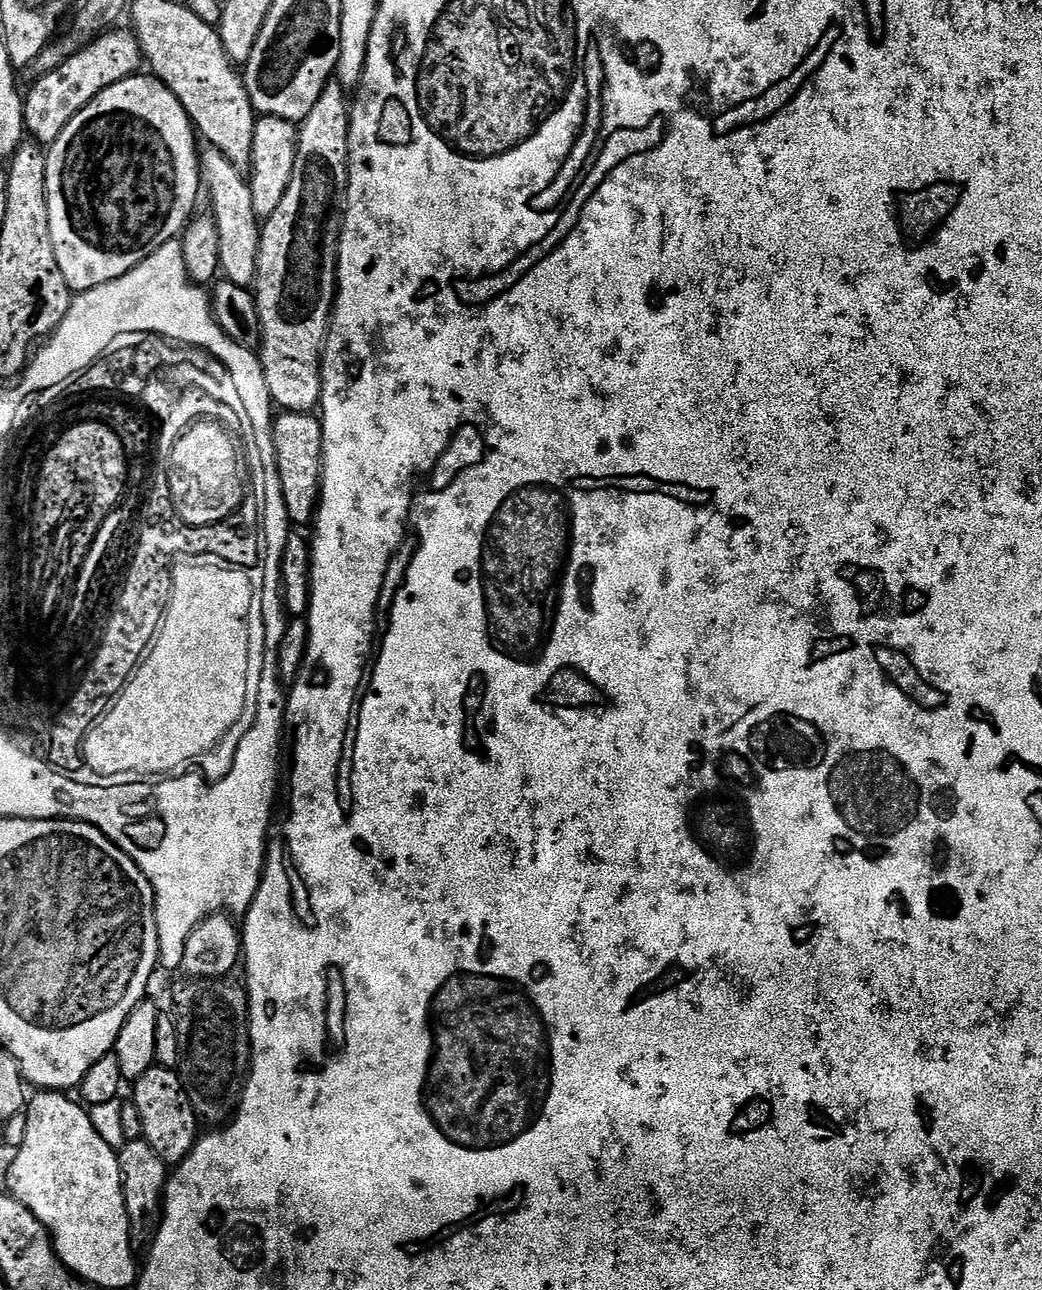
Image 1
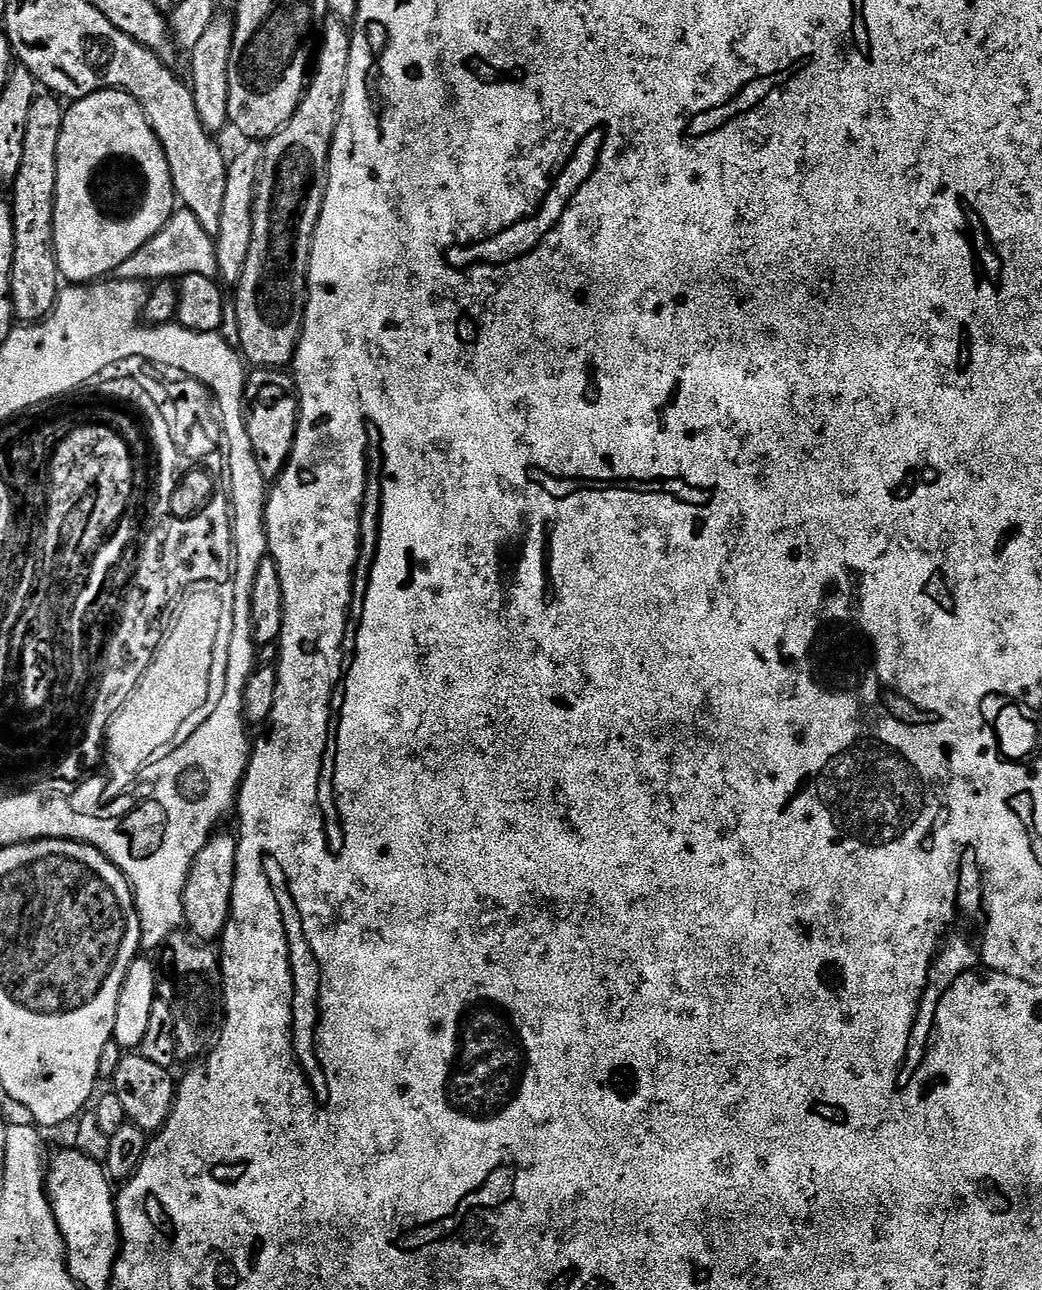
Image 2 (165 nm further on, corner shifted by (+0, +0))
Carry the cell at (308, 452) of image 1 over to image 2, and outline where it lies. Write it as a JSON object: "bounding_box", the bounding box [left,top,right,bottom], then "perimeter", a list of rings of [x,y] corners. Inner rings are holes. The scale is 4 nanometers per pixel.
{"bounding_box":[244,368,300,482],"perimeter":[[[256,368],[247,373],[244,384],[244,403],[248,417],[246,430],[249,431],[258,466],[269,482],[279,480],[284,473],[300,425],[300,391],[296,389],[295,379],[286,373],[279,368]]]}

